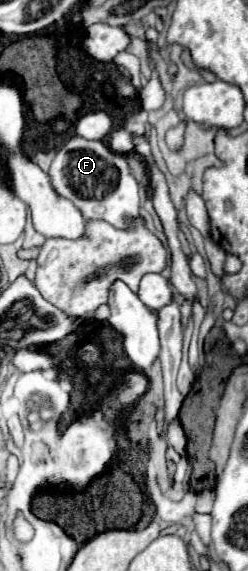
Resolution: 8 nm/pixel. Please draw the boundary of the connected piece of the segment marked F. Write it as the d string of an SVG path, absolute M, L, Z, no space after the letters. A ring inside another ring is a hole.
M71 137L57 151L57 157L55 157L53 165L51 165L49 177L51 177L51 183L53 183L55 191L61 197L73 201L79 207L79 211L83 213L85 219L101 219L101 221L107 221L113 227L131 227L133 225L133 219L139 219L141 217L139 185L137 185L137 181L133 177L133 171L129 169L129 165L123 159L123 155L113 153L103 141L87 141L87 139L81 139L81 137Z

